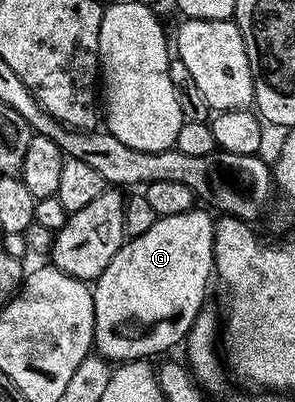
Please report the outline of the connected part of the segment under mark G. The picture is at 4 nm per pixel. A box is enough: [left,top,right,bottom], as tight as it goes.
[91,208,215,364]

